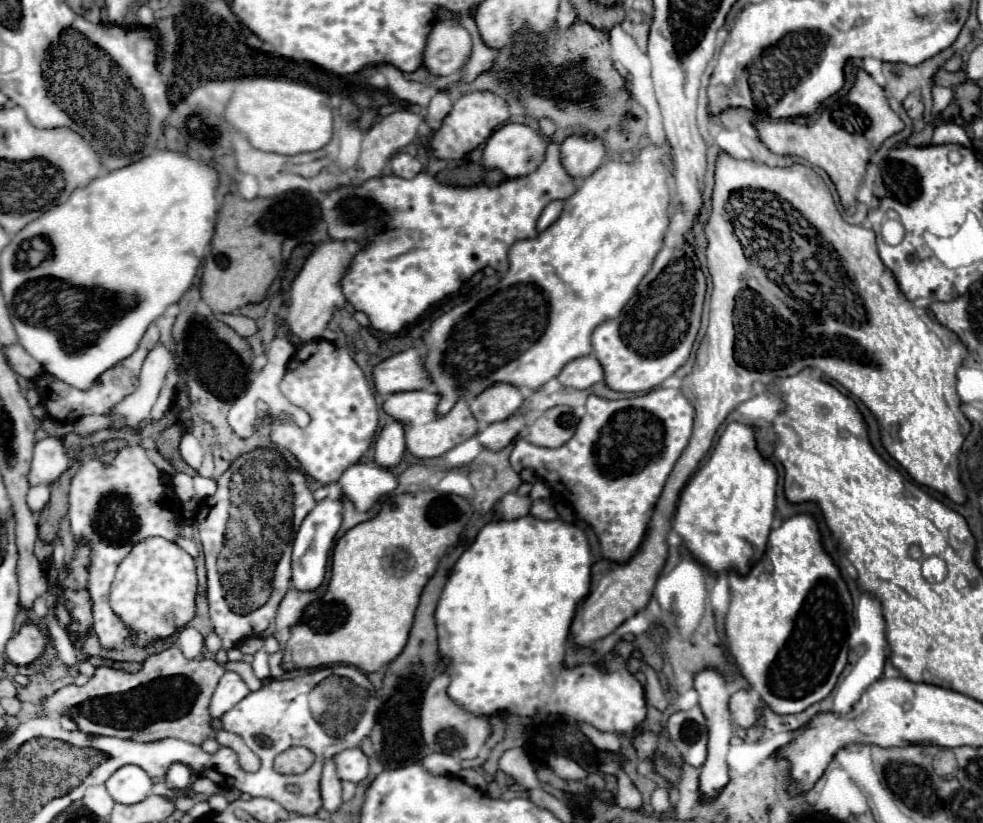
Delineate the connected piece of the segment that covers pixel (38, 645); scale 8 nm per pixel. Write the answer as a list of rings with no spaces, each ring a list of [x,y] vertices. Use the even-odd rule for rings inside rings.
[[[25,623],[21,627],[21,631],[9,639],[9,643],[5,647],[5,655],[15,665],[27,665],[43,653],[45,643],[47,643],[47,637],[45,637],[43,629],[39,625]]]

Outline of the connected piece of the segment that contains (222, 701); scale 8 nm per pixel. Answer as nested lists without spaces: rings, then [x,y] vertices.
[[[225,671],[225,675],[219,679],[219,685],[211,697],[209,713],[213,717],[221,717],[225,711],[229,711],[233,705],[237,705],[241,699],[249,695],[249,687],[241,679],[241,675],[233,671]]]

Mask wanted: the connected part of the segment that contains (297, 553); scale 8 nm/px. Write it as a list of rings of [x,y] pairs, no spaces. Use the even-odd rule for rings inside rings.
[[[323,499],[315,505],[315,509],[303,519],[297,537],[293,541],[293,577],[291,583],[297,591],[315,591],[323,579],[325,579],[325,569],[327,569],[327,561],[329,561],[329,553],[335,545],[335,535],[341,527],[341,519],[343,519],[343,503],[337,499]]]

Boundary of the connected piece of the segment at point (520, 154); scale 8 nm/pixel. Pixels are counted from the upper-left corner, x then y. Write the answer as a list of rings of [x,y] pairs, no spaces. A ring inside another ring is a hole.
[[[511,123],[511,125],[503,125],[487,139],[483,153],[481,153],[481,165],[487,171],[499,169],[505,177],[515,179],[515,177],[523,177],[523,175],[533,173],[543,163],[545,149],[547,149],[547,141],[537,131],[533,131],[527,125]]]

